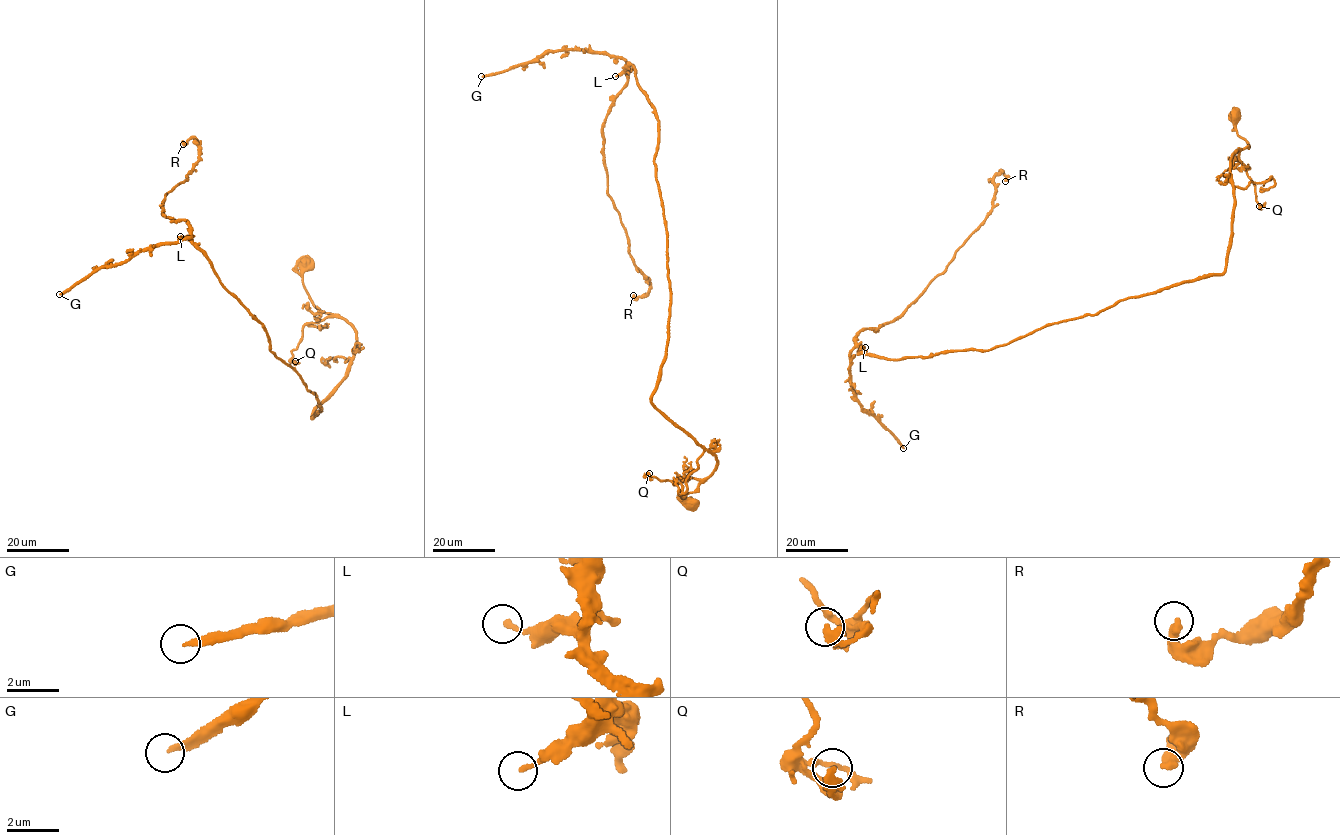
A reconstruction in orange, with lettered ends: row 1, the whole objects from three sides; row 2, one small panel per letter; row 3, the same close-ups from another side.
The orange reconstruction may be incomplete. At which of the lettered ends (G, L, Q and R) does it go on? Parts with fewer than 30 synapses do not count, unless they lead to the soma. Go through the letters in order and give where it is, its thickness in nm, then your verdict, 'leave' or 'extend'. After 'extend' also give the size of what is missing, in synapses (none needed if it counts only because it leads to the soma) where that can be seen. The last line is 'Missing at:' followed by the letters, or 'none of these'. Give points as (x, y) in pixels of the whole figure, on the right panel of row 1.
G: at (903, 448); 200 nm thick; extend; about 300 synapses
L: at (865, 347); 180 nm thick; leave
Q: at (1259, 206); 320 nm thick; leave
R: at (1005, 181); 380 nm thick; leave
Missing at: G

